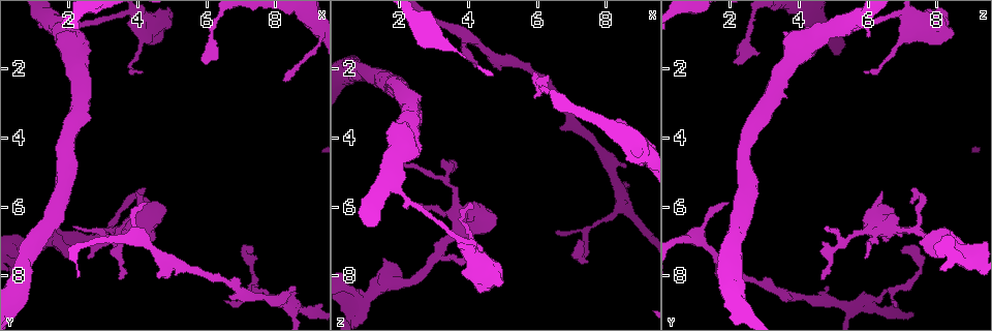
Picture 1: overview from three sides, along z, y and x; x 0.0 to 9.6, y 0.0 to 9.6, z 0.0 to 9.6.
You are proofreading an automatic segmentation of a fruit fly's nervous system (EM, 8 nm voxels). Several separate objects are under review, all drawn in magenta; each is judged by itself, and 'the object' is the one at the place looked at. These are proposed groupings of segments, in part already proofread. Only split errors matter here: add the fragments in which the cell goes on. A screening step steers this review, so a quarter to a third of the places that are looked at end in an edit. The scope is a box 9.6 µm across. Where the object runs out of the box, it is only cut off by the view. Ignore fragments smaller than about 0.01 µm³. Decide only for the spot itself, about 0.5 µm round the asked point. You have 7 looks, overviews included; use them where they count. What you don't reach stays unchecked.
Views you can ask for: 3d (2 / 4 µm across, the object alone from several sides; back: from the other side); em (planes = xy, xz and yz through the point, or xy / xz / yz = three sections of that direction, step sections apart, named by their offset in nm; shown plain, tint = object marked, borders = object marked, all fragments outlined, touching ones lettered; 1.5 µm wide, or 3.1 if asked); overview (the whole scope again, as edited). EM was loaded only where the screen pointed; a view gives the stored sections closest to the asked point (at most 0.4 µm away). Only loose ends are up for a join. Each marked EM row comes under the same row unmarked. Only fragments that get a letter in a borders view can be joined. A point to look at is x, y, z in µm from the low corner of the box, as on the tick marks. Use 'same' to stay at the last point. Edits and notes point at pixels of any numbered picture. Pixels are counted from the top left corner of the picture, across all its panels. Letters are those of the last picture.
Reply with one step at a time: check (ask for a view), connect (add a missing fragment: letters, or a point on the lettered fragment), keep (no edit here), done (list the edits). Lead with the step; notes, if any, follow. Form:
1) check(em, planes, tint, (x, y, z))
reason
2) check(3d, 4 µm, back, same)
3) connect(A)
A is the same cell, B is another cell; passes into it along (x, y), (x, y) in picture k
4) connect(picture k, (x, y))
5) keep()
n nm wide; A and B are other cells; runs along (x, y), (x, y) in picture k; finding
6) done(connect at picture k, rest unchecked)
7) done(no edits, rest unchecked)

check(3d, 4 µm, back, (8.50, 8.30, 4.80))
free end

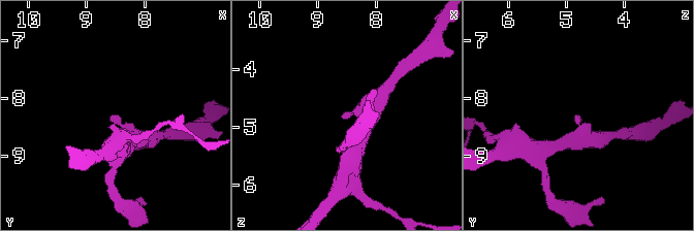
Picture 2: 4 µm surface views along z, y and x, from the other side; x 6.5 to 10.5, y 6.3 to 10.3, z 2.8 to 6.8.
check(em, planes, borders, (8.60, 8.35, 4.85))

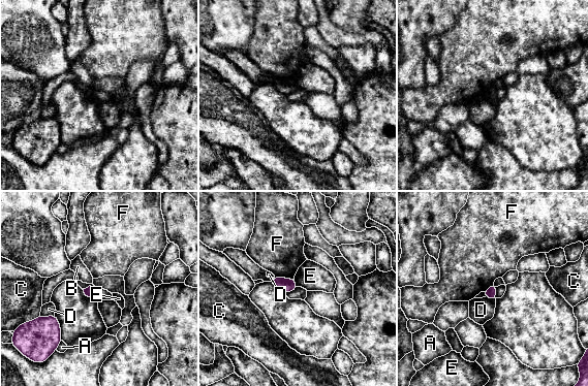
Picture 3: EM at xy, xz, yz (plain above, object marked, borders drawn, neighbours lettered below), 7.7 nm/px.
keep()
A, B, C, D, E and F are other cells; border along (294, 279), (298, 286) in picture 3; no lettered fragment goes on from it

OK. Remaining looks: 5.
check(em, planes, borders, (3.50, 8.05, 4.65))
an open end

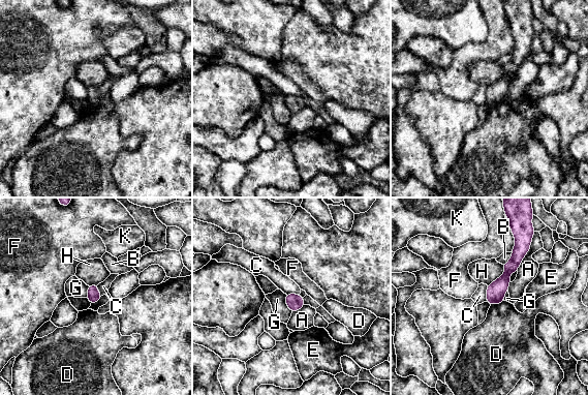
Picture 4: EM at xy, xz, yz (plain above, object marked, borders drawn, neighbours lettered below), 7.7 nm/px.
keep()
A, B, C, D, E, F, G, H and K are other cells; runs along (522, 244), (505, 279), (490, 301) in picture 4; none of them fits

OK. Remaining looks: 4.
check(em, planes, tint, (7.35, 7.25, 7.00))

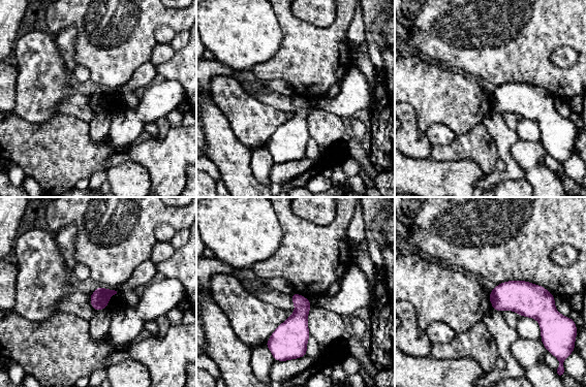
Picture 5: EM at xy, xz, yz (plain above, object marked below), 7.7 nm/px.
check(em, planes, borders, same)
see the neighbours

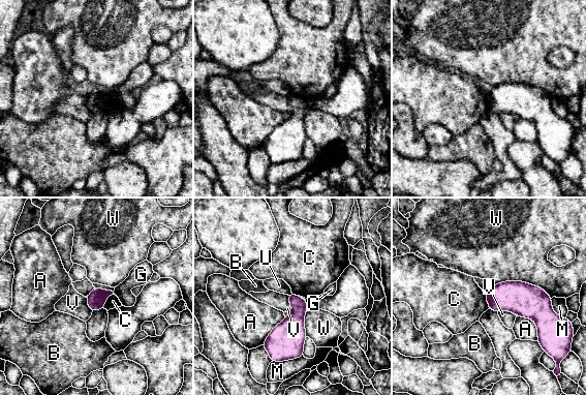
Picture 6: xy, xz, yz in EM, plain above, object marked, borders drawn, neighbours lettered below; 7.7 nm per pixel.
keep()
W touches over 460 nm; A, B, C, G, M, U, V and W are other cells; border along (114, 294), (106, 299), (102, 307) in picture 6; none of them fits

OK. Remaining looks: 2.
done(no edits, rest unchecked)

